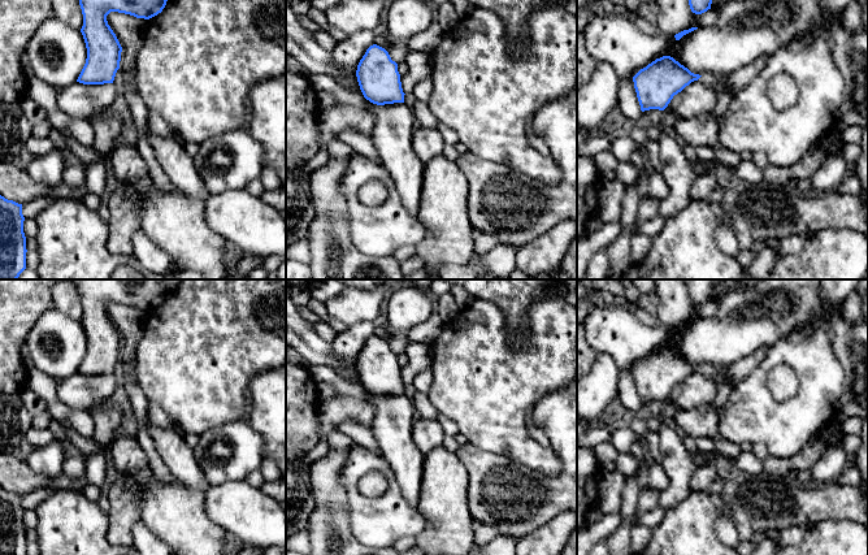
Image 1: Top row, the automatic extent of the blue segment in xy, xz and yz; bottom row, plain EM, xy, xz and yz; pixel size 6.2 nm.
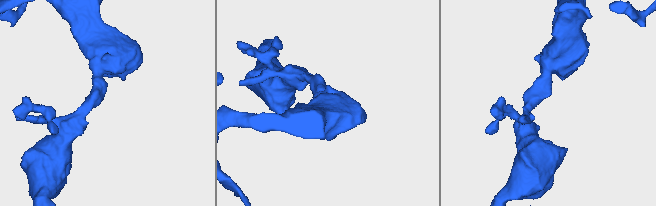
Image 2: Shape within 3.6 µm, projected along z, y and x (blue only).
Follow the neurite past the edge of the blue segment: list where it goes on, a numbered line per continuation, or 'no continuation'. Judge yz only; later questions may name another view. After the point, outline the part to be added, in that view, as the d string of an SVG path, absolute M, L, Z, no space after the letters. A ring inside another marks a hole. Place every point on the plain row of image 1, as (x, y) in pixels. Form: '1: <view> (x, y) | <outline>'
1: yz (708, 371) | M706 364L703 365L699 372L709 378L717 378L720 376L720 369L717 369L716 367L711 365L711 364Z

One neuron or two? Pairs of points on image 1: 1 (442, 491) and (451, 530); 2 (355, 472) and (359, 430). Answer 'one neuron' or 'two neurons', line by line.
1: one neuron
2: two neurons

